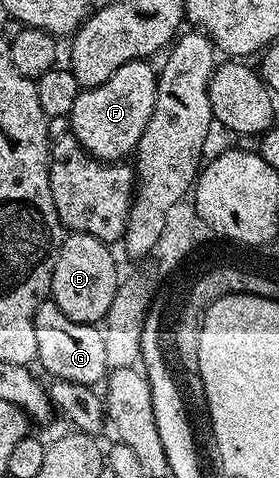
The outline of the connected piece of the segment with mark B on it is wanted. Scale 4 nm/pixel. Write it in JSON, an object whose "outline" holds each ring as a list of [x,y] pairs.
{"outline":[[[70,233],[61,240],[54,262],[49,298],[68,317],[72,317],[72,321],[98,325],[108,313],[120,284],[118,267],[110,251],[113,250],[107,244],[91,235]]]}

